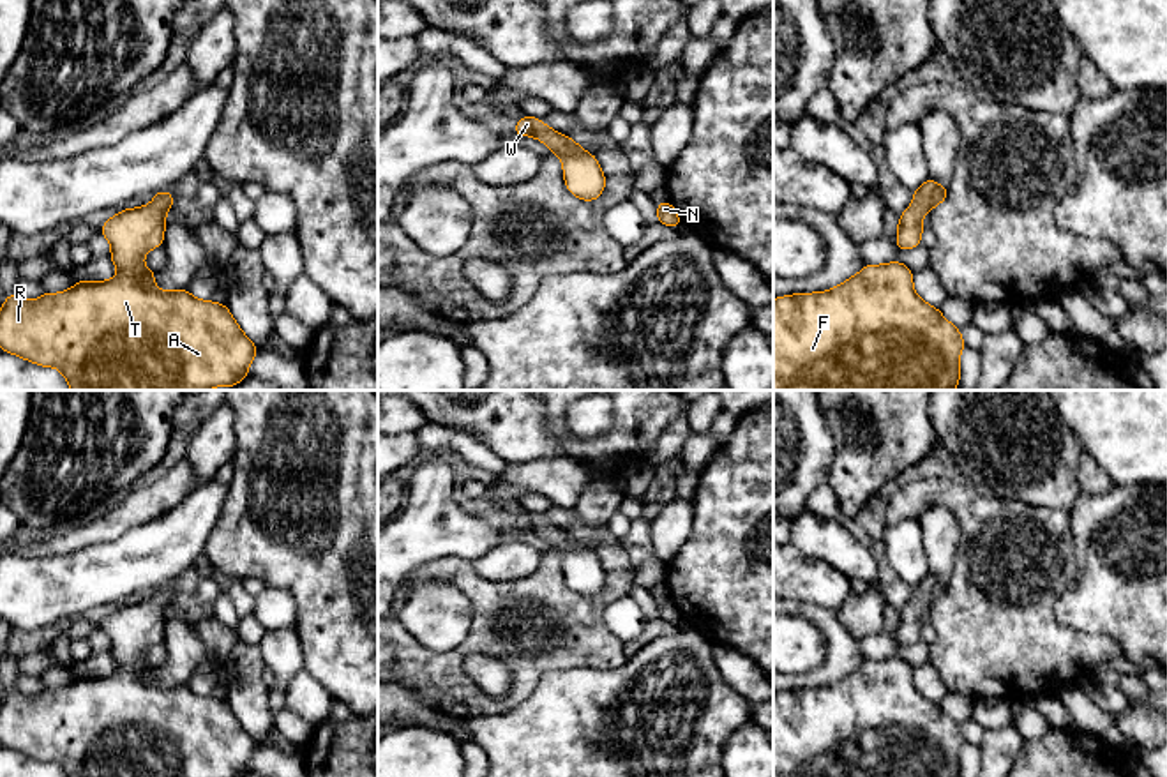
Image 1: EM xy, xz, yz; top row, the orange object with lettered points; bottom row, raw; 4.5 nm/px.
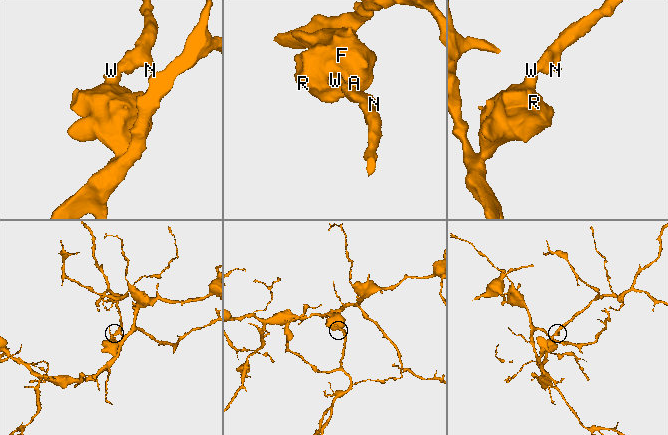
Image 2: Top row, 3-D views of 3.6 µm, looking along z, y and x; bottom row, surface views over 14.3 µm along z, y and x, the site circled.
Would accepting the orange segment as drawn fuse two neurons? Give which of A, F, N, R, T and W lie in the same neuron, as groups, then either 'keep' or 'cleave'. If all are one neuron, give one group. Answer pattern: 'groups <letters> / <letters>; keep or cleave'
groups A F N R T W; keep

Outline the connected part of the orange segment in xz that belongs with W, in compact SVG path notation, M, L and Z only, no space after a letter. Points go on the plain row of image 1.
M526 510L514 521L514 530L533 532L546 539L551 549L561 553L563 576L570 590L583 597L599 595L606 583L606 570L593 549L588 549L568 532L556 528L540 514Z

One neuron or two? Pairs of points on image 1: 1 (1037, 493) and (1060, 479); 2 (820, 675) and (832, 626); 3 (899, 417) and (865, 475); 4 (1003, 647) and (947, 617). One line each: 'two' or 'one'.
1: one
2: one
3: one
4: one

